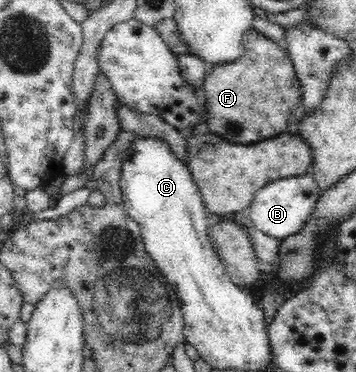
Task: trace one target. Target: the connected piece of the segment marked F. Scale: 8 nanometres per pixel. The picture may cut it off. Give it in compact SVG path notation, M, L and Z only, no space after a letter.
M255 28L245 33L245 50L237 61L209 66L200 92L207 101L207 124L210 131L235 143L251 144L287 131L293 111L300 105L301 82L282 43L261 34Z

